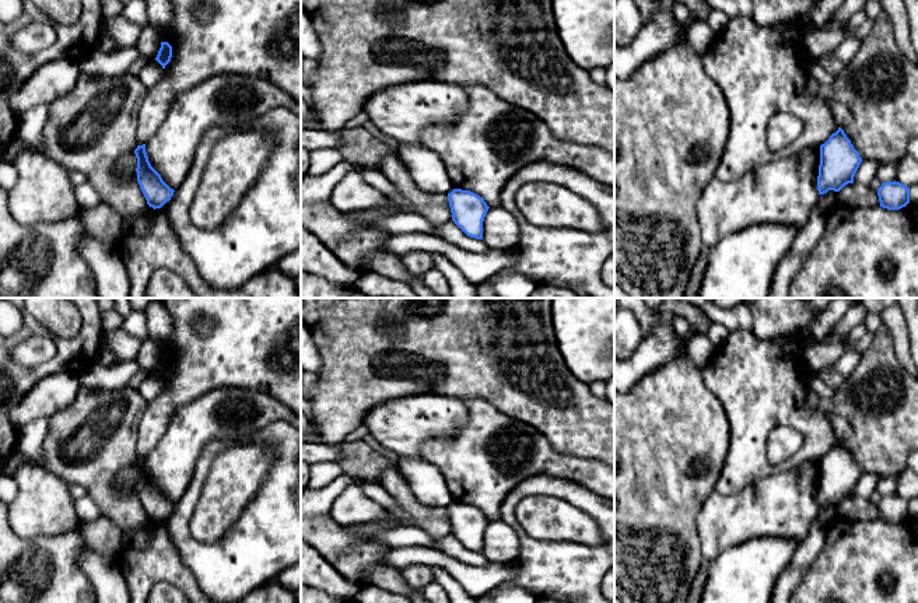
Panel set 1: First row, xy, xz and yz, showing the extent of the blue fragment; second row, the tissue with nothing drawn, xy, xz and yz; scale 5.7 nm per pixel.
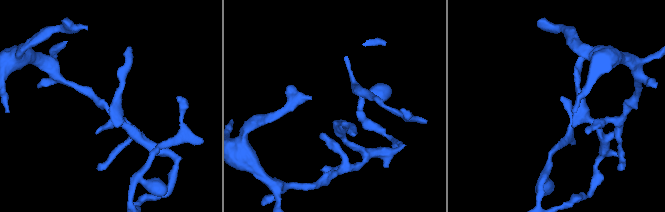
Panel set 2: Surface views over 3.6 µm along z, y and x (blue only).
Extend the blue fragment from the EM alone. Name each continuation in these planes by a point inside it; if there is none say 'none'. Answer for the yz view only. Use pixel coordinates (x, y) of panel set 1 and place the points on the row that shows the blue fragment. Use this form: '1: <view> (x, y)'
none

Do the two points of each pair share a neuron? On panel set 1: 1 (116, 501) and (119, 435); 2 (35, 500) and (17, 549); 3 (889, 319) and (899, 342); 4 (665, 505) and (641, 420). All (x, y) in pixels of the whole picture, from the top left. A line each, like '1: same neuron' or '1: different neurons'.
1: same neuron
2: different neurons
3: same neuron
4: same neuron

